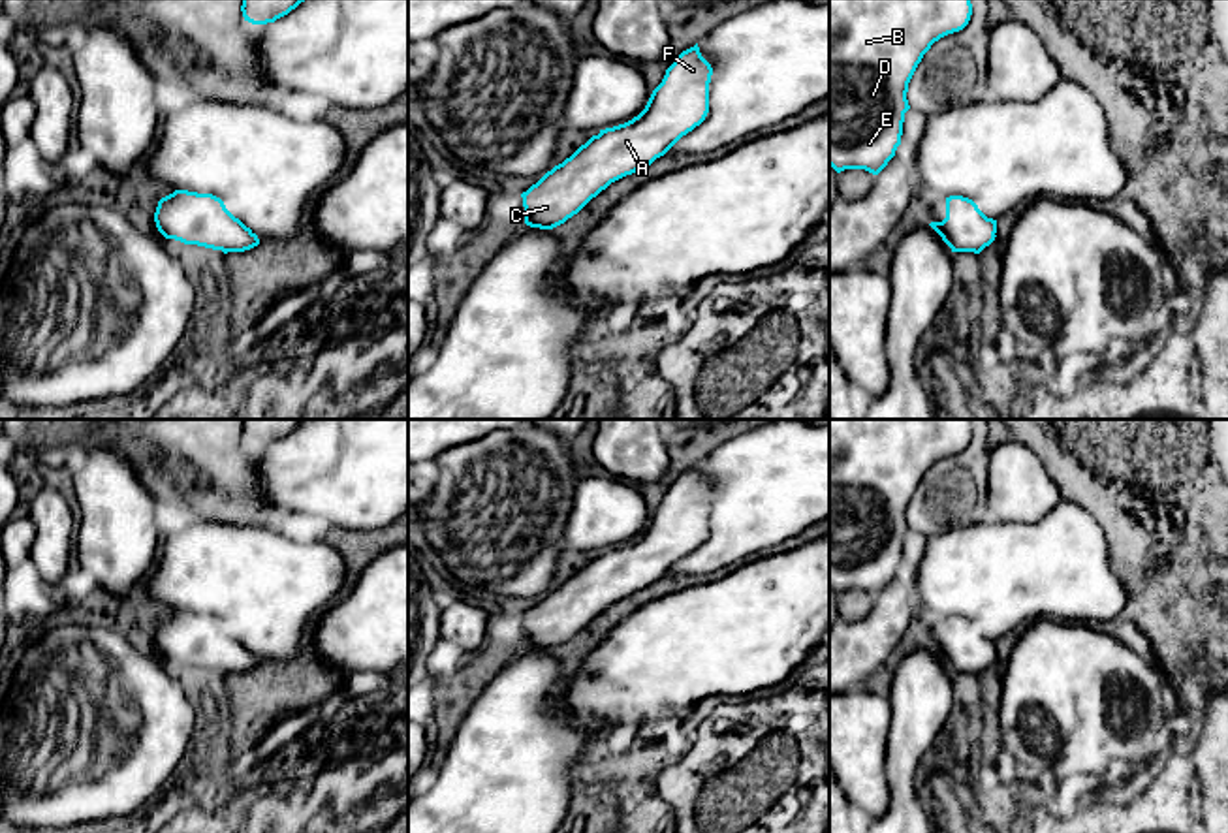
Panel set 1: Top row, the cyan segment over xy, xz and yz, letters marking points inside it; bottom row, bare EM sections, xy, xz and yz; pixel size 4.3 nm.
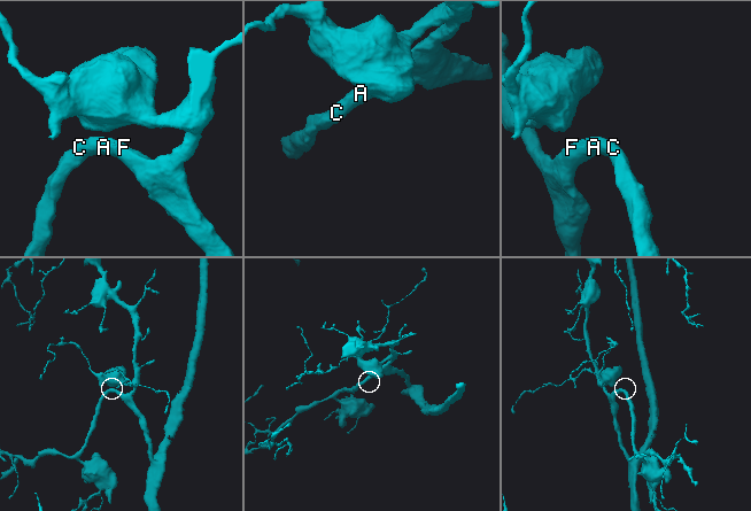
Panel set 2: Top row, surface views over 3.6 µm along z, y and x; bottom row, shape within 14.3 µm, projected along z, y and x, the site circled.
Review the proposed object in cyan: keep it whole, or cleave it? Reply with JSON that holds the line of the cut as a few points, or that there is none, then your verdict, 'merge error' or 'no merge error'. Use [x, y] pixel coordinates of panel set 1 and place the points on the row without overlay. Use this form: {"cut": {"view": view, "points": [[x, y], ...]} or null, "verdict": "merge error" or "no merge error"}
{"cut": null, "verdict": "no merge error"}

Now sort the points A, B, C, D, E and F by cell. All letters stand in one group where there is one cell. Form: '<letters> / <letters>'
A B C D E F

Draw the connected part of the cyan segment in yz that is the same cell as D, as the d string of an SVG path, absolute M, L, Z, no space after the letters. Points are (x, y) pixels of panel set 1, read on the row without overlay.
M829 419L829 587L878 596L901 566L908 504L940 459L963 451L970 419Z

